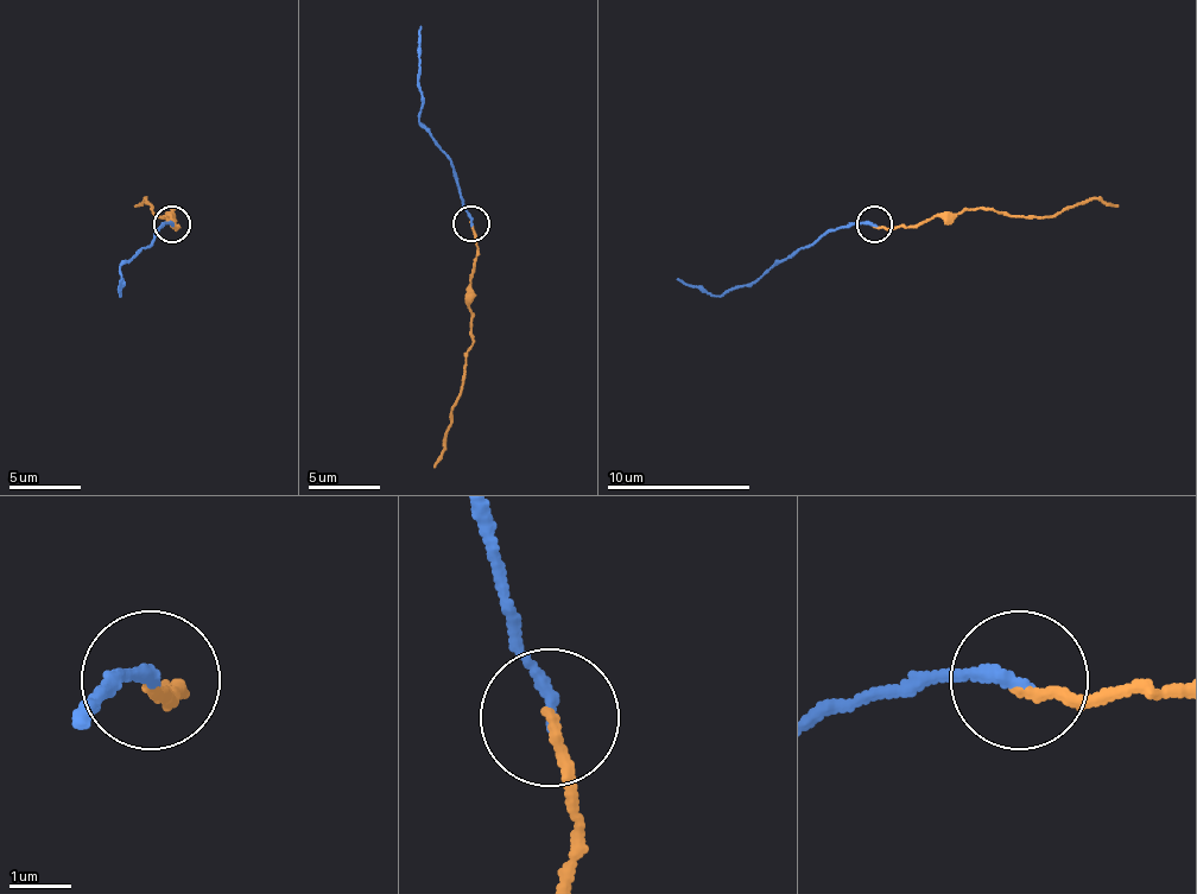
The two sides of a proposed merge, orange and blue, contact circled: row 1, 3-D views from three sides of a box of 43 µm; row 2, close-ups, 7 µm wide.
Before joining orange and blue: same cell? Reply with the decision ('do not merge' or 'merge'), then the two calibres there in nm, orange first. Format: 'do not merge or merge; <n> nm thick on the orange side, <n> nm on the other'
merge; 140 nm thick on the orange side, 200 nm on the other

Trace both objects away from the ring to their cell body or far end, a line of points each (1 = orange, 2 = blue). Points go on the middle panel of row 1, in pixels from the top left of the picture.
1: (470, 224), (477, 260), (470, 317), (474, 346), (467, 353), (460, 400), (444, 450), (434, 468)
2: (470, 224), (456, 173), (419, 120), (419, 26)

